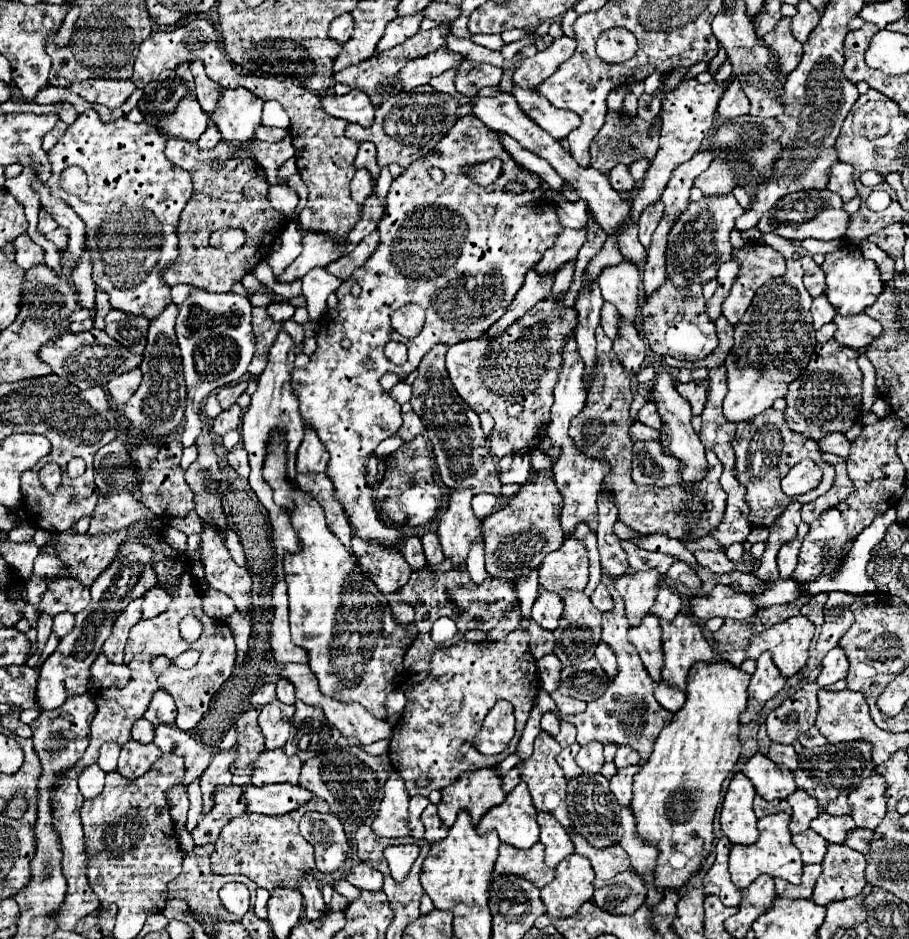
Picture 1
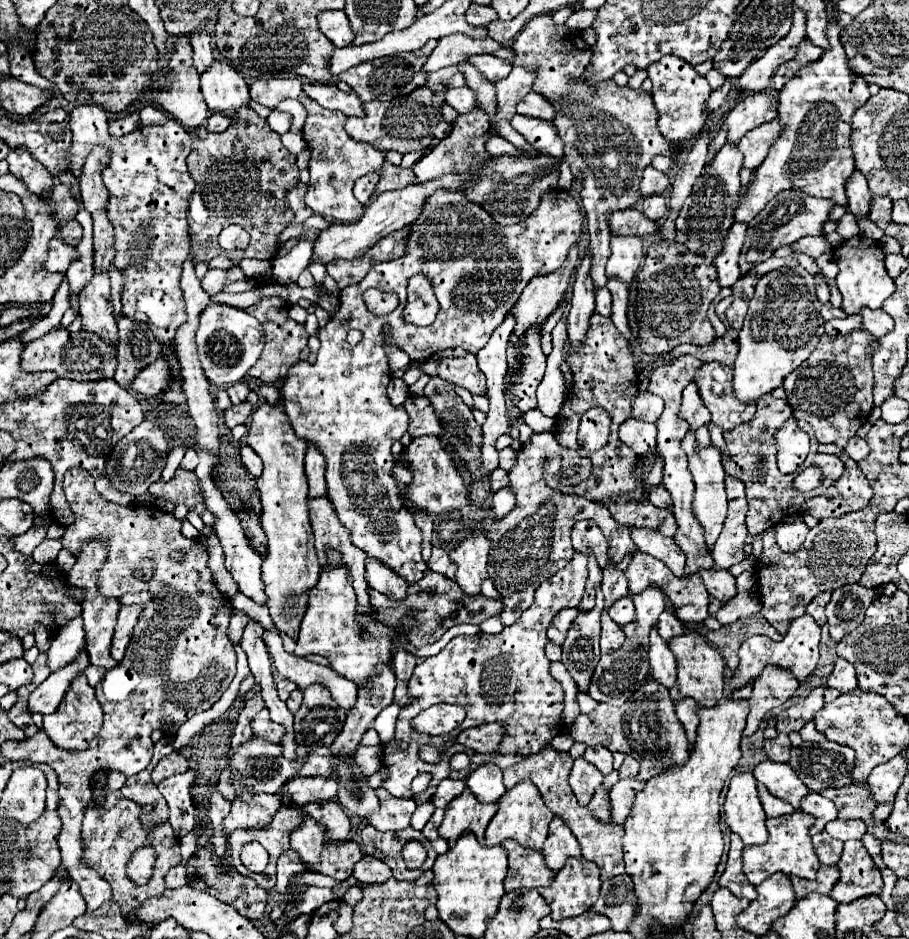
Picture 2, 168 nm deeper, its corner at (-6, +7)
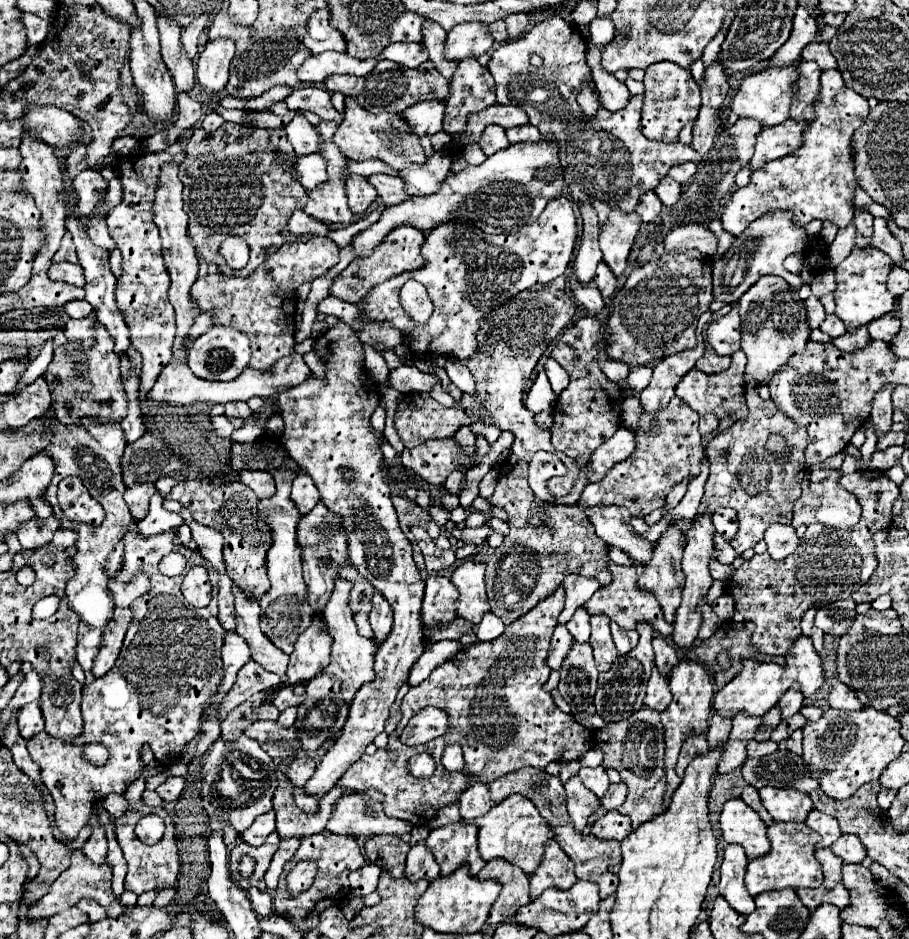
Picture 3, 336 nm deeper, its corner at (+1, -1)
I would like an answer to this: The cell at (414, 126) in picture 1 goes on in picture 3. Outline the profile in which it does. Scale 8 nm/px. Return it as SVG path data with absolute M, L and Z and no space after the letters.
M344 96L344 106L346 106L344 120L334 134L334 142L346 158L352 158L352 160L378 158L378 160L390 164L396 172L402 172L412 164L424 164L428 160L428 156L424 154L424 148L420 144L420 138L412 136L412 132L408 132L408 124L404 124L404 120L400 120L400 114L390 114L390 112L372 114L372 112L364 110L350 96Z

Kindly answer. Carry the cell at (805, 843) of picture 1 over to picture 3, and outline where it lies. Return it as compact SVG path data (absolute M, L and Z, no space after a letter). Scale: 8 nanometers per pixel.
M830 848L816 850L816 860L822 864L824 870L824 888L836 888L836 884L842 880L842 860L836 856Z

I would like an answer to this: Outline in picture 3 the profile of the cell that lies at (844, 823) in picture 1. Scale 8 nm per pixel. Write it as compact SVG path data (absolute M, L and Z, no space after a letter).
M842 834L840 840L836 840L836 844L832 844L830 848L834 854L838 854L848 864L860 864L866 858L864 846L852 834Z

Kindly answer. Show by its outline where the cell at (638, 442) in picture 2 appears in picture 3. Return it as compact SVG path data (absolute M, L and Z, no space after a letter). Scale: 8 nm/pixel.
M618 428L612 438L608 438L604 444L598 446L598 450L592 452L586 472L588 482L600 482L614 464L624 462L634 450L636 450L636 442L632 430Z

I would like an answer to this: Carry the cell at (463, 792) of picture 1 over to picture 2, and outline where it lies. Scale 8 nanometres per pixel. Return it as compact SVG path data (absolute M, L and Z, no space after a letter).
M465 788L445 808L445 818L439 826L439 834L449 840L449 846L455 846L457 836L461 836L463 830L469 830L483 844L485 828L487 828L489 820L495 816L497 808L499 808L497 802L485 804L485 802L477 800L469 788Z

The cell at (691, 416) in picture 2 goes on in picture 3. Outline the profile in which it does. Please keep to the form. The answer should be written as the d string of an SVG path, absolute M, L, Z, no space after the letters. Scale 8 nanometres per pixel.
M672 398L668 406L660 408L650 416L648 428L648 412L640 414L638 428L634 430L636 450L624 464L616 464L600 484L588 484L580 496L580 506L624 506L634 516L648 516L650 512L664 506L666 494L672 486L680 484L684 478L696 478L700 474L700 464L704 460L702 436L698 432L698 414L684 404L680 398Z

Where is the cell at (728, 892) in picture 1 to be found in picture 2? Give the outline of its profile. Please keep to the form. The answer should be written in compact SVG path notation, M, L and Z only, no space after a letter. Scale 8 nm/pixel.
M731 834L731 848L729 848L729 856L727 856L727 866L719 878L719 886L729 888L737 898L755 900L755 896L757 896L755 886L747 882L747 878L741 870L741 850L743 850L743 842L739 840L739 836Z

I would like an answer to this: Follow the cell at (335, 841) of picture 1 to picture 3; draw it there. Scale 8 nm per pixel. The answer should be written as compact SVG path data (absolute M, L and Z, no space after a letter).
M294 788L292 794L294 794L294 802L296 802L304 812L316 812L316 810L318 810L318 798L316 798L316 796L304 792L302 788Z

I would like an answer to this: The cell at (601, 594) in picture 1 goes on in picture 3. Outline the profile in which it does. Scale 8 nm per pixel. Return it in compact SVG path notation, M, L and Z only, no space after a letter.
M610 622L610 628L612 628L614 644L616 644L616 648L622 656L638 644L638 632L636 630L624 630L624 628L620 628L618 624L612 624L612 622Z

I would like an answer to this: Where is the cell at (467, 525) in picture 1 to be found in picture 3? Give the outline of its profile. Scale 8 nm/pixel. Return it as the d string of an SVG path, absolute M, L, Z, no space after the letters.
M466 560L452 574L452 584L460 592L460 596L458 596L458 616L468 620L474 626L480 624L482 616L490 612L484 572L486 572L484 564L476 564L472 560Z

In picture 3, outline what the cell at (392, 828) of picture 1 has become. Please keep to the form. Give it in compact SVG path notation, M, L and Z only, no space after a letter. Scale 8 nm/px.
M358 792L340 796L334 804L326 830L332 834L350 834L372 838L378 834L402 836L414 826L404 820L392 820L384 814L384 806L372 798L364 798Z

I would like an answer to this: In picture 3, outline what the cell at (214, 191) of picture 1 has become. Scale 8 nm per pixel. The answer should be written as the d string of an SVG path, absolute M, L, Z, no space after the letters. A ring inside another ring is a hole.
M224 122L214 132L206 132L204 128L196 128L192 138L186 144L186 158L180 164L180 180L184 184L184 212L190 214L188 232L198 244L198 250L196 250L198 258L206 260L206 262L216 262L226 276L248 276L268 256L272 256L272 252L276 252L280 246L294 242L294 240L314 238L314 234L294 236L288 232L288 220L290 220L292 212L306 206L308 194L302 188L302 184L292 180L290 172L286 172L284 166L276 160L276 154L270 150L272 146L292 152L292 146L286 142L286 136L282 130L256 128L256 132L244 132L244 126L234 124L234 122ZM228 236L240 236L250 246L250 262L242 270L232 270L224 262L224 258L218 254L220 244Z

